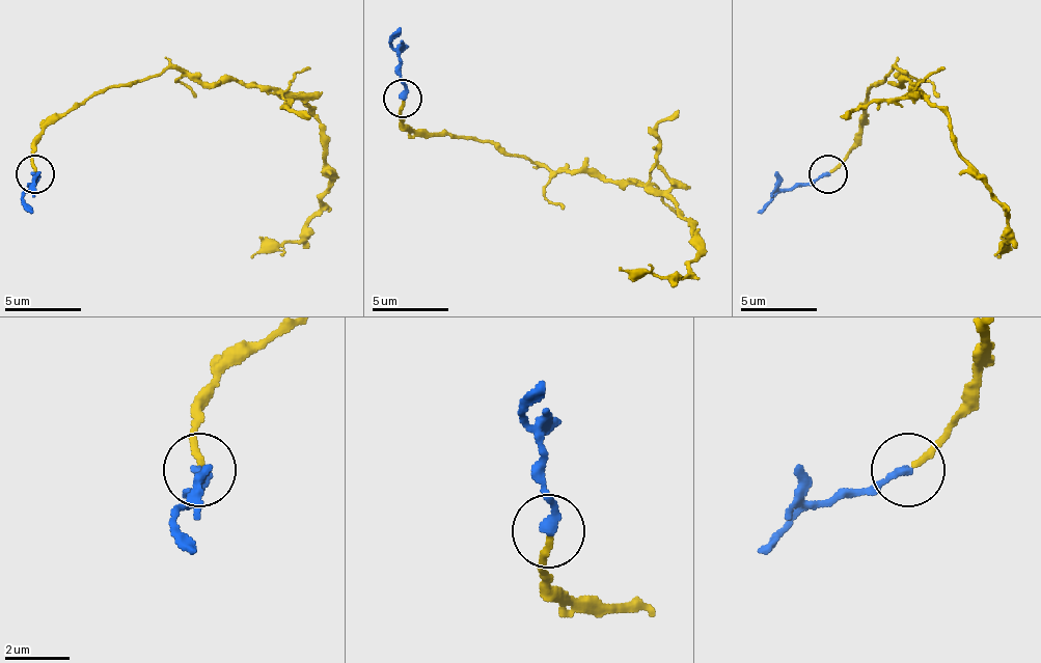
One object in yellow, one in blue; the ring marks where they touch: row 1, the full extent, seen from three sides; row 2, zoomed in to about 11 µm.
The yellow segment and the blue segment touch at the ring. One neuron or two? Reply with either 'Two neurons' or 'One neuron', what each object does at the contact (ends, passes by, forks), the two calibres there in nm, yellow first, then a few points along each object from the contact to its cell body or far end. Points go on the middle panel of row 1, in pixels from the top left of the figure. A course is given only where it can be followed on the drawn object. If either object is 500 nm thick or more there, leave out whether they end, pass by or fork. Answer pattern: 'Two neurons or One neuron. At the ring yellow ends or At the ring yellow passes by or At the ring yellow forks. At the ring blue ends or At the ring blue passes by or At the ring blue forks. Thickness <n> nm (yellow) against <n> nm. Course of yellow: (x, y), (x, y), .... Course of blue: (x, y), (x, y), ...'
One neuron. At the ring yellow ends. At the ring blue ends. Thickness 200 nm (yellow) against 280 nm. Course of yellow: (402, 101), (402, 120), (417, 132), (658, 189), (689, 223), (696, 254), (689, 273), (620, 266). Course of blue: (402, 97), (402, 51), (393, 44), (398, 32)

